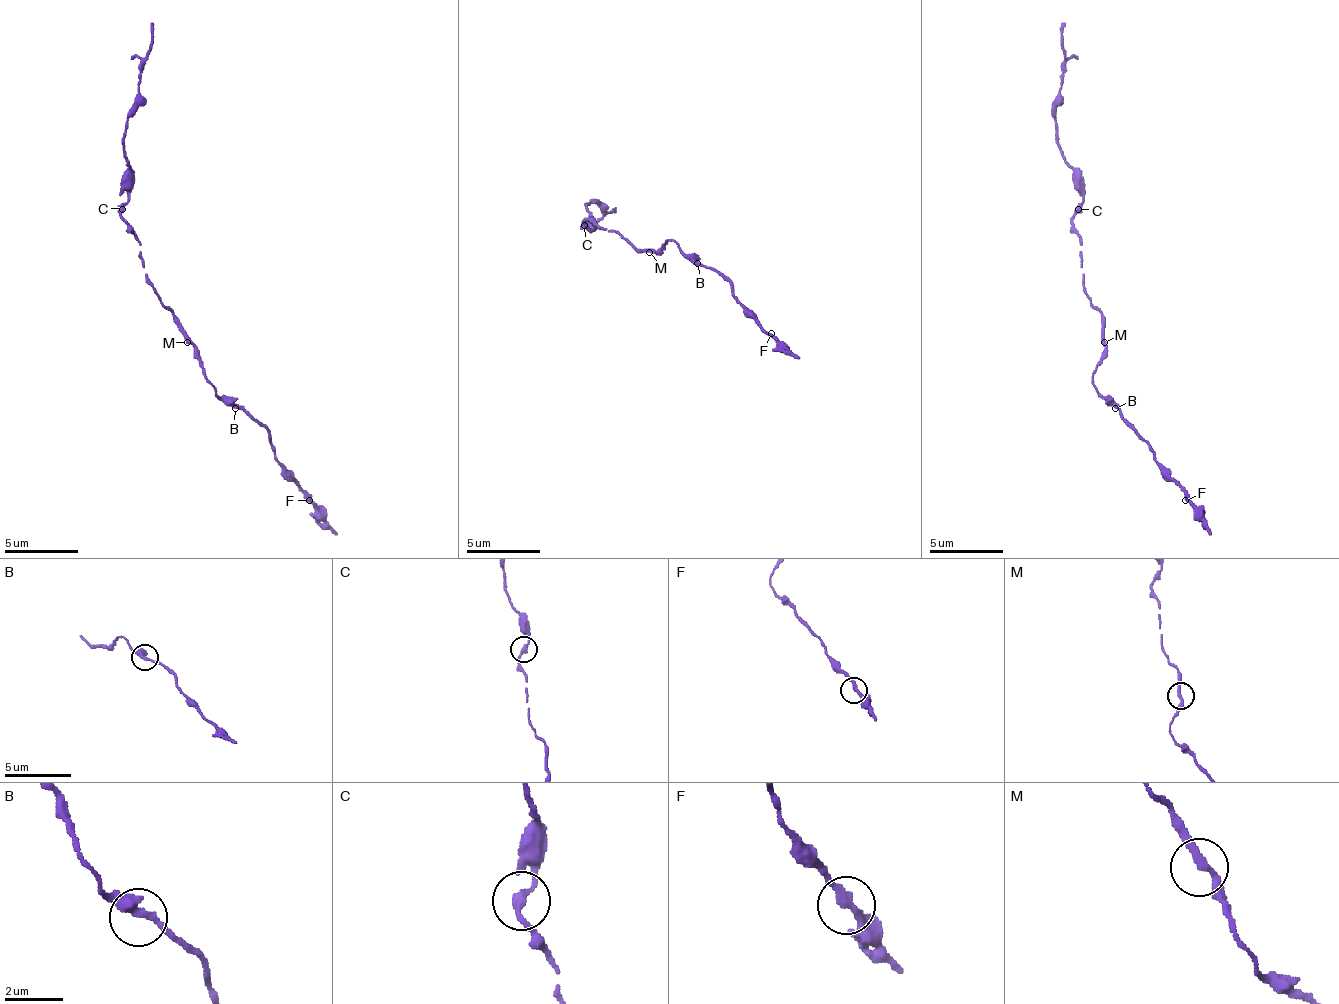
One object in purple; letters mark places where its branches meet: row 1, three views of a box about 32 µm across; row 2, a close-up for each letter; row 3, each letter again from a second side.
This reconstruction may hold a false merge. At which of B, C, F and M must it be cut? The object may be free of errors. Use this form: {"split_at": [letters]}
{"split_at": ["C"]}

